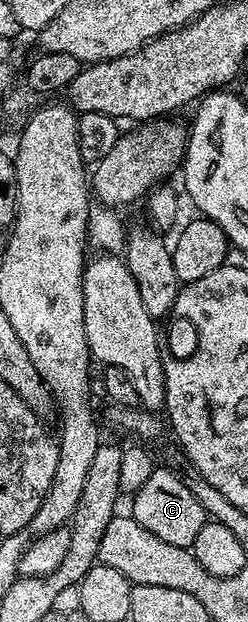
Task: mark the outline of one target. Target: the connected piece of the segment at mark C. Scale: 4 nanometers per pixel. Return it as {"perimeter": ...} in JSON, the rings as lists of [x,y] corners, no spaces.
{"perimeter":[[[165,466],[155,467],[152,478],[140,486],[138,492],[133,493],[134,509],[132,515],[144,530],[152,530],[156,538],[164,538],[164,542],[172,542],[172,546],[193,549],[196,542],[196,534],[200,534],[200,526],[208,522],[208,517],[204,506],[188,490],[186,481],[182,479],[177,471],[171,470]]]}

